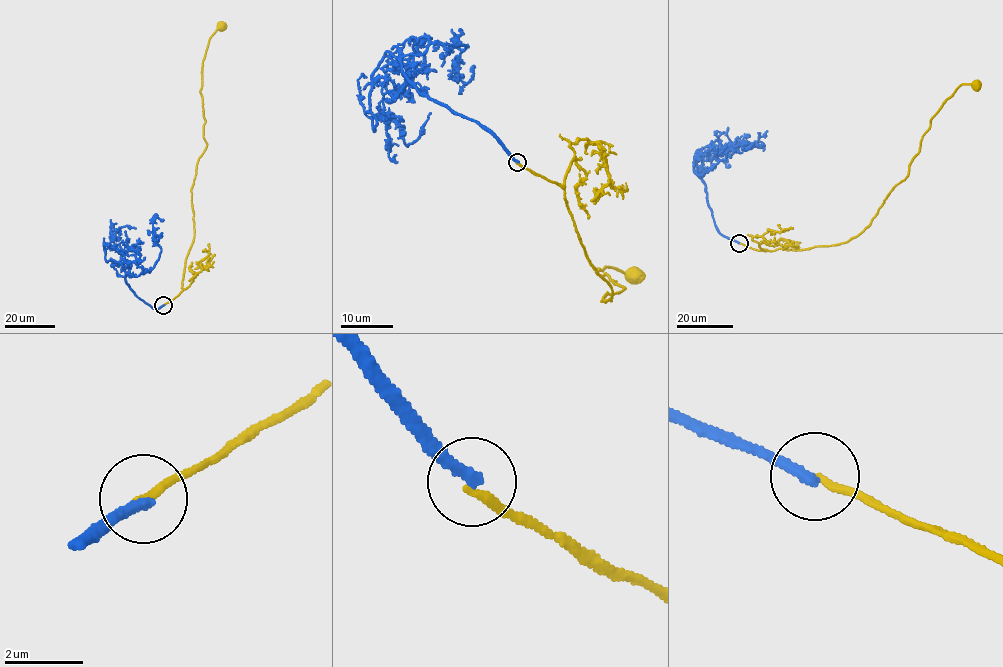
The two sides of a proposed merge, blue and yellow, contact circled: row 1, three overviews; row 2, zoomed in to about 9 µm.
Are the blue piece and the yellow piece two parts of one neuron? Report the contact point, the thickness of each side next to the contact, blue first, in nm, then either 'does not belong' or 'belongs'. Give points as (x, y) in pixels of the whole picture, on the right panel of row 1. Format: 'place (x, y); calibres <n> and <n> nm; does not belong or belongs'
place (739, 243); calibres 280 and 190 nm; does not belong

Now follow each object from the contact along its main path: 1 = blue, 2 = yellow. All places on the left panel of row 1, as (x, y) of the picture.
1: (164, 305), (158, 309), (140, 299), (120, 263), (105, 261), (105, 249), (114, 245), (120, 228), (136, 228)
2: (164, 305), (183, 289), (194, 238), (191, 191), (207, 144), (202, 63), (208, 41), (221, 27)

